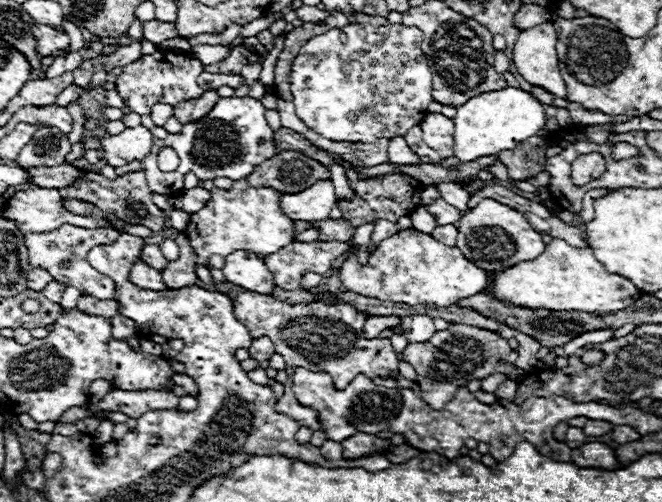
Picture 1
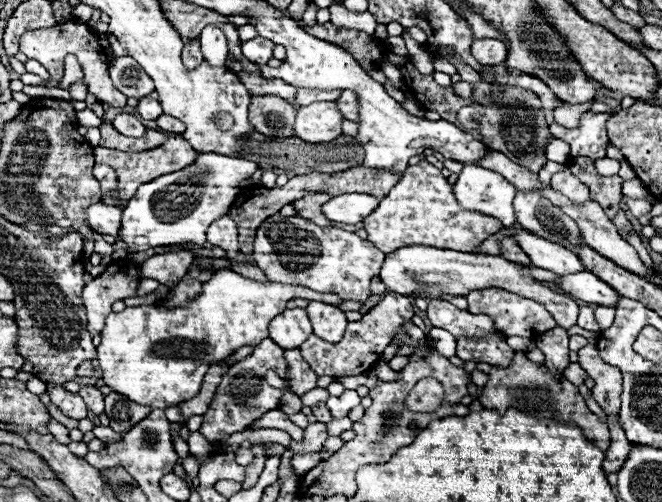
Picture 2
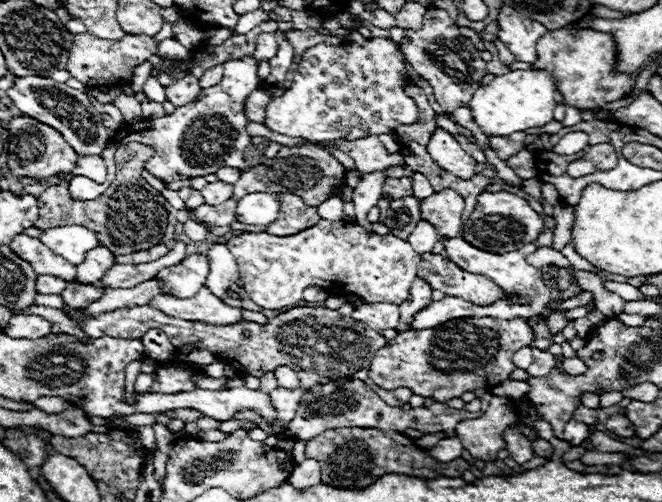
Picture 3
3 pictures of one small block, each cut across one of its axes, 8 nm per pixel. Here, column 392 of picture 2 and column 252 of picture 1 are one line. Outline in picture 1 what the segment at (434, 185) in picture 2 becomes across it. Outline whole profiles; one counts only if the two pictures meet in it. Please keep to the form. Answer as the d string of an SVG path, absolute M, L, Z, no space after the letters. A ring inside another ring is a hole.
M240 178L232 184L230 190L212 188L208 204L190 216L190 222L184 230L188 236L198 262L206 266L212 254L228 256L236 250L248 250L262 256L274 254L284 248L294 238L294 220L290 220L280 208L282 192L274 188L250 188L246 178ZM274 212L274 214L272 214ZM274 218L274 220L272 220Z

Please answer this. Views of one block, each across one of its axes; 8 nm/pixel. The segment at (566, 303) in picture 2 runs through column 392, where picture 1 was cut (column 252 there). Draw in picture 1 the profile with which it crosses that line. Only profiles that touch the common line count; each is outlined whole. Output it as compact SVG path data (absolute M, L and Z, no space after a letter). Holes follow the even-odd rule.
M232 252L232 256L226 256L226 266L222 268L222 272L228 282L242 286L250 292L272 294L276 288L272 272L268 272L264 260L254 252Z

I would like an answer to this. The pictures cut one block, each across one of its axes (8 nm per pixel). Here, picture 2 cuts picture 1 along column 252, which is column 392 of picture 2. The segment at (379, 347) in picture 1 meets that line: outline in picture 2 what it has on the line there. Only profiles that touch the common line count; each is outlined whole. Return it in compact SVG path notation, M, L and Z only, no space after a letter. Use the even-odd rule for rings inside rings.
M394 292L384 294L384 298L362 316L358 322L350 322L344 338L338 344L328 344L318 336L308 336L308 340L298 348L302 358L310 364L310 368L318 376L358 376L372 370L372 366L380 360L384 348L392 342L392 338L402 332L402 326L414 316L414 308L408 296L400 296Z

